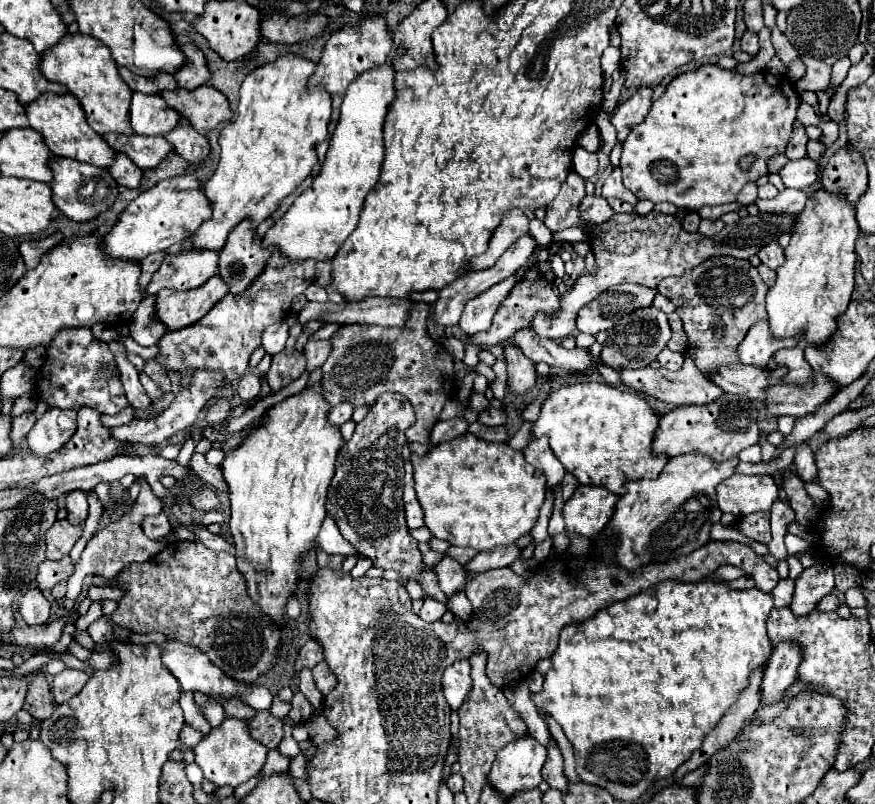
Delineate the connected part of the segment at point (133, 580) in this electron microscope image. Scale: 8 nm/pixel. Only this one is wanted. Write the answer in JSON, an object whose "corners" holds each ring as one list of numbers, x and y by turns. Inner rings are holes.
{"corners":[[171,542,163,548,153,560,141,564,129,564,123,568,111,584,123,590,123,598,117,602,117,610,111,614,115,624,127,626,131,632,151,634,161,632,167,638,179,640,183,644,191,644,205,652,217,668,225,672,225,676,241,682,255,682,261,674,269,672,275,664,275,656,279,652,281,632,271,624,271,620,261,612,261,608,247,596,245,578,237,572,235,556,229,552,215,552,205,548,199,542]]}

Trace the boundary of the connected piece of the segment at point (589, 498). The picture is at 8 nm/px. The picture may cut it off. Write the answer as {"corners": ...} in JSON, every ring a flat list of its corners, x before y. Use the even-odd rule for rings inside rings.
{"corners":[[577,486,573,496,565,502,563,518,565,530,571,534,581,534,593,538,599,534,609,518,613,516,615,502,619,498,599,486]]}

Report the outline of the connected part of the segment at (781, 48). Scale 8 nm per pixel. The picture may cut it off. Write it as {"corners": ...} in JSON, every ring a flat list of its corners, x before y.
{"corners":[[773,28,771,32,773,32,773,46,775,46,775,52,777,52,777,56,783,60,783,64,789,66,789,62,799,60,799,52,791,46,791,42,789,42,777,28]]}

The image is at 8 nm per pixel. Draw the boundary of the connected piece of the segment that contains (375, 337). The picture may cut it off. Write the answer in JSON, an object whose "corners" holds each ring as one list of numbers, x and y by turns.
{"corners":[[417,302,403,328,383,328,369,324,341,326,331,338,331,354,323,364,321,396,329,406,351,402,353,406,373,404,383,392,399,392,415,408,417,420,407,428,407,440,429,444,431,428,439,422,445,402,455,390,453,358,427,334,427,304]]}

